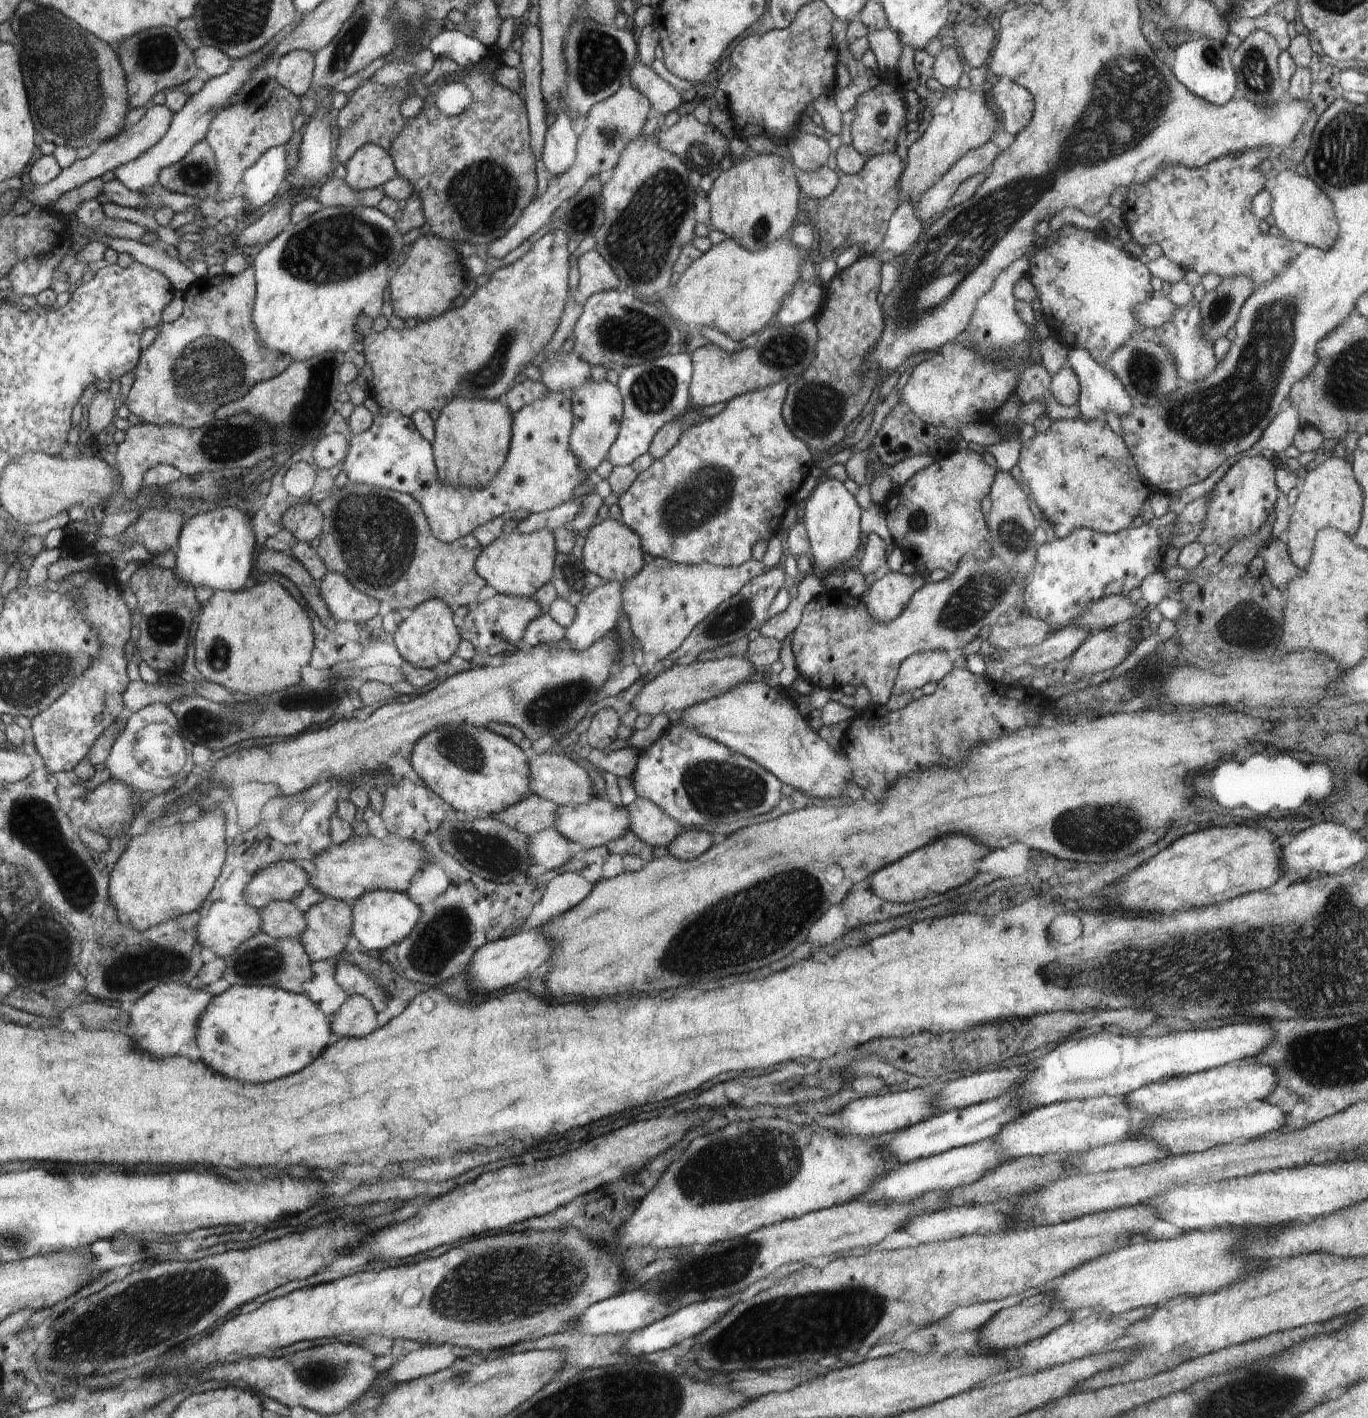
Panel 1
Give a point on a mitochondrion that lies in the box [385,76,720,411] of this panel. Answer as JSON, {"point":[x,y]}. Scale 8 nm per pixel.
{"point":[640,240]}

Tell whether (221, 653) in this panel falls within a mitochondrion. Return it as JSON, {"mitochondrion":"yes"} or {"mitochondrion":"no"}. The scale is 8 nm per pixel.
{"mitochondrion":"yes"}

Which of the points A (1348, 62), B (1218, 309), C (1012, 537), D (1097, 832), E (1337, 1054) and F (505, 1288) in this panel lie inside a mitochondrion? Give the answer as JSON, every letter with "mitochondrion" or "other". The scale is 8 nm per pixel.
{"A":"other","B":"mitochondrion","C":"mitochondrion","D":"mitochondrion","E":"mitochondrion","F":"mitochondrion"}

